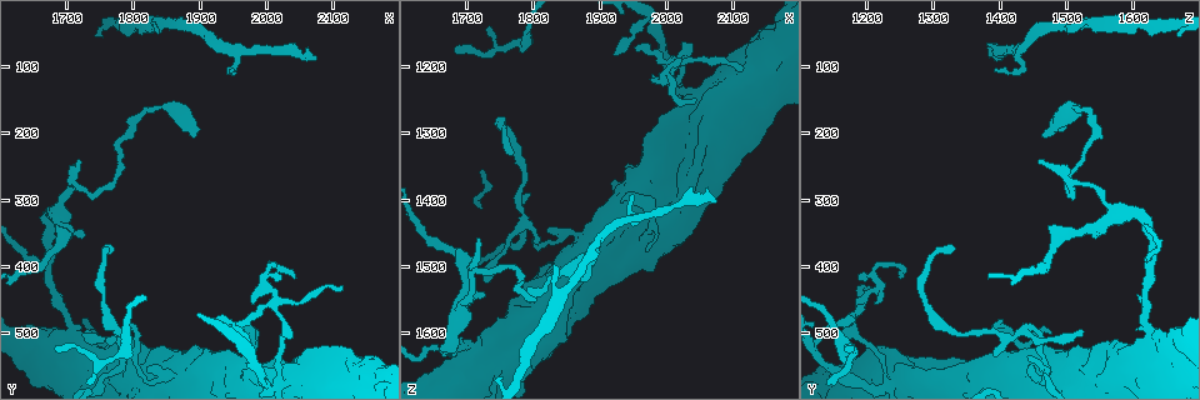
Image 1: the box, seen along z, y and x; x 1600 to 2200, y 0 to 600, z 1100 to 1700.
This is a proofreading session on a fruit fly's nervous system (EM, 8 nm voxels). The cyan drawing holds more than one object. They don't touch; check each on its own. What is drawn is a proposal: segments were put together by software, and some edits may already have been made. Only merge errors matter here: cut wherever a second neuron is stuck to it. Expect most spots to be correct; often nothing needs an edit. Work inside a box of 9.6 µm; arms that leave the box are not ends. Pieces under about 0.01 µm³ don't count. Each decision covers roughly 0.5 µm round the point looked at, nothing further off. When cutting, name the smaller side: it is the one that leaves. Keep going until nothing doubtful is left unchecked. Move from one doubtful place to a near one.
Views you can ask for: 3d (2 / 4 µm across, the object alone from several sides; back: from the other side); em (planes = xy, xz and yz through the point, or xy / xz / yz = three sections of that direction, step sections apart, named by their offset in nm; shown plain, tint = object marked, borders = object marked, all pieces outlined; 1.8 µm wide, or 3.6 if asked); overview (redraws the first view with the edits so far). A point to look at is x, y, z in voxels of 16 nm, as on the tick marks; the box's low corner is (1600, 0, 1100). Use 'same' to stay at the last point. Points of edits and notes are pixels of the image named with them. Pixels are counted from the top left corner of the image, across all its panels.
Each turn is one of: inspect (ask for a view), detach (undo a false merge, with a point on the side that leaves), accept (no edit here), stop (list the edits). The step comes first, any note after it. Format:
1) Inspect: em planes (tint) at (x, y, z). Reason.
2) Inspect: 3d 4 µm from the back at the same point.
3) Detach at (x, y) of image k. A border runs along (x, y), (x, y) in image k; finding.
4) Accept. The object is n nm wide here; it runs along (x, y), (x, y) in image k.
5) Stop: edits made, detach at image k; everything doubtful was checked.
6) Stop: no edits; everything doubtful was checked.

Inspect: em xz step 4 (tint) at (1790, 490, 1435). Three arms meet.

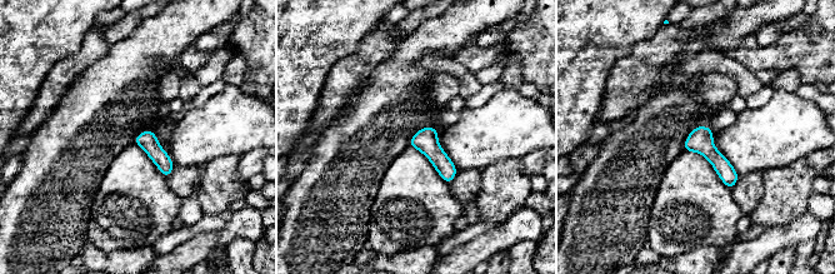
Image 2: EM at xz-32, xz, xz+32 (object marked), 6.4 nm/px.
Inspect: em planes (tint) at the same point.

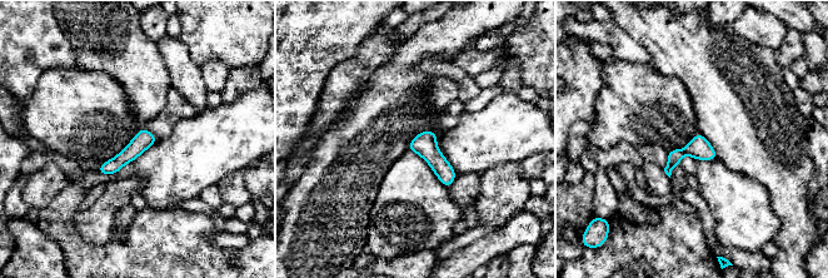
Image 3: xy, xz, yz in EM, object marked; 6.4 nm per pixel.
Accept. It runs along (151, 138), (101, 169) in image 3; one neuron here.

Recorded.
Inspect: em planes (tint) at (2010, 450, 1190). Side arm on a straight run.

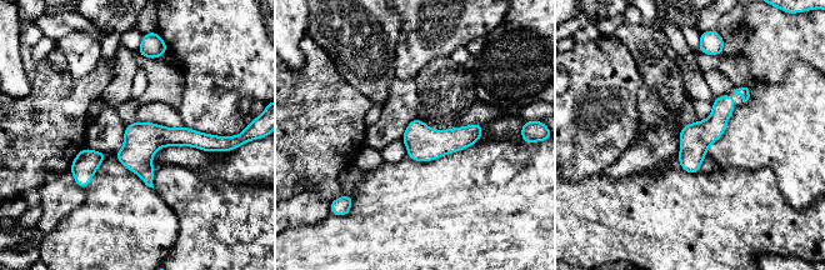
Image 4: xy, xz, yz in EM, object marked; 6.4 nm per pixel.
Accept. It runs along (210, 139), (149, 138), (119, 155) in image 4; one neuron here.

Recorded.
Inspect: 3d 4 µm at (2015, 570, 1270). Calibre changes.

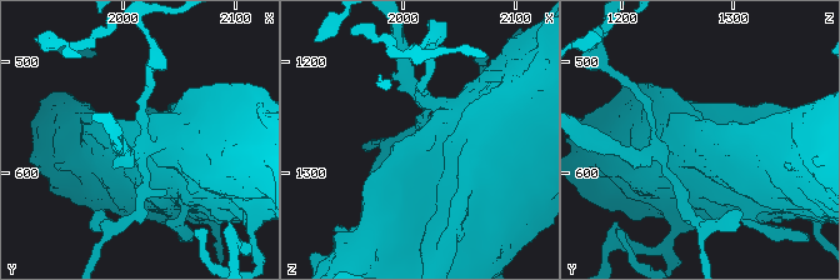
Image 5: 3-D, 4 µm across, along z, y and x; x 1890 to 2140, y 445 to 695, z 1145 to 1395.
Inspect: em 3.6 µm planes (tint) at (2014, 566, 1270).

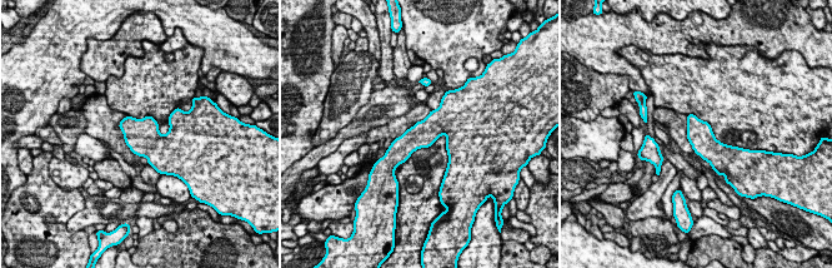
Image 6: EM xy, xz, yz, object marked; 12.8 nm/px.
Accept. It runs along (456, 133), (427, 130), (390, 153) in image 6; one neuron here.

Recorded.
Stop: no edits; everything doubtful was checked.

